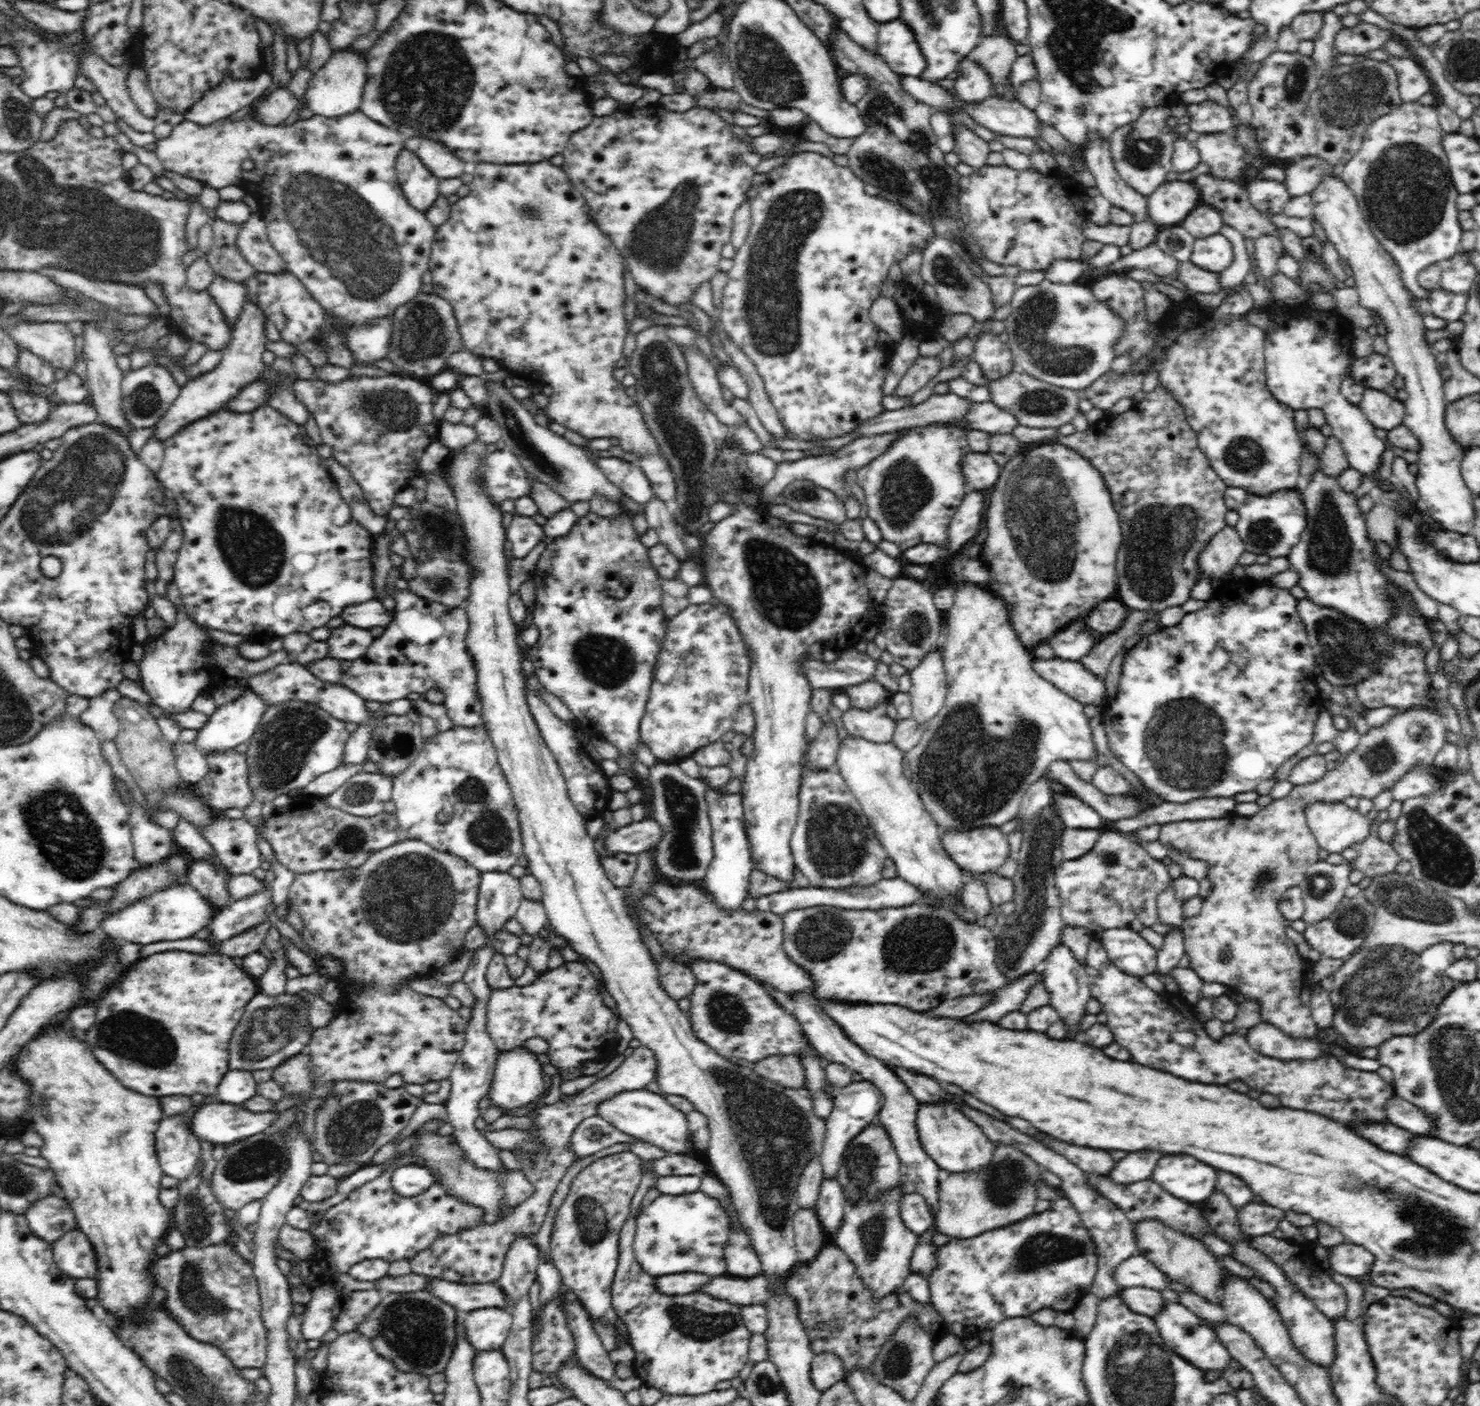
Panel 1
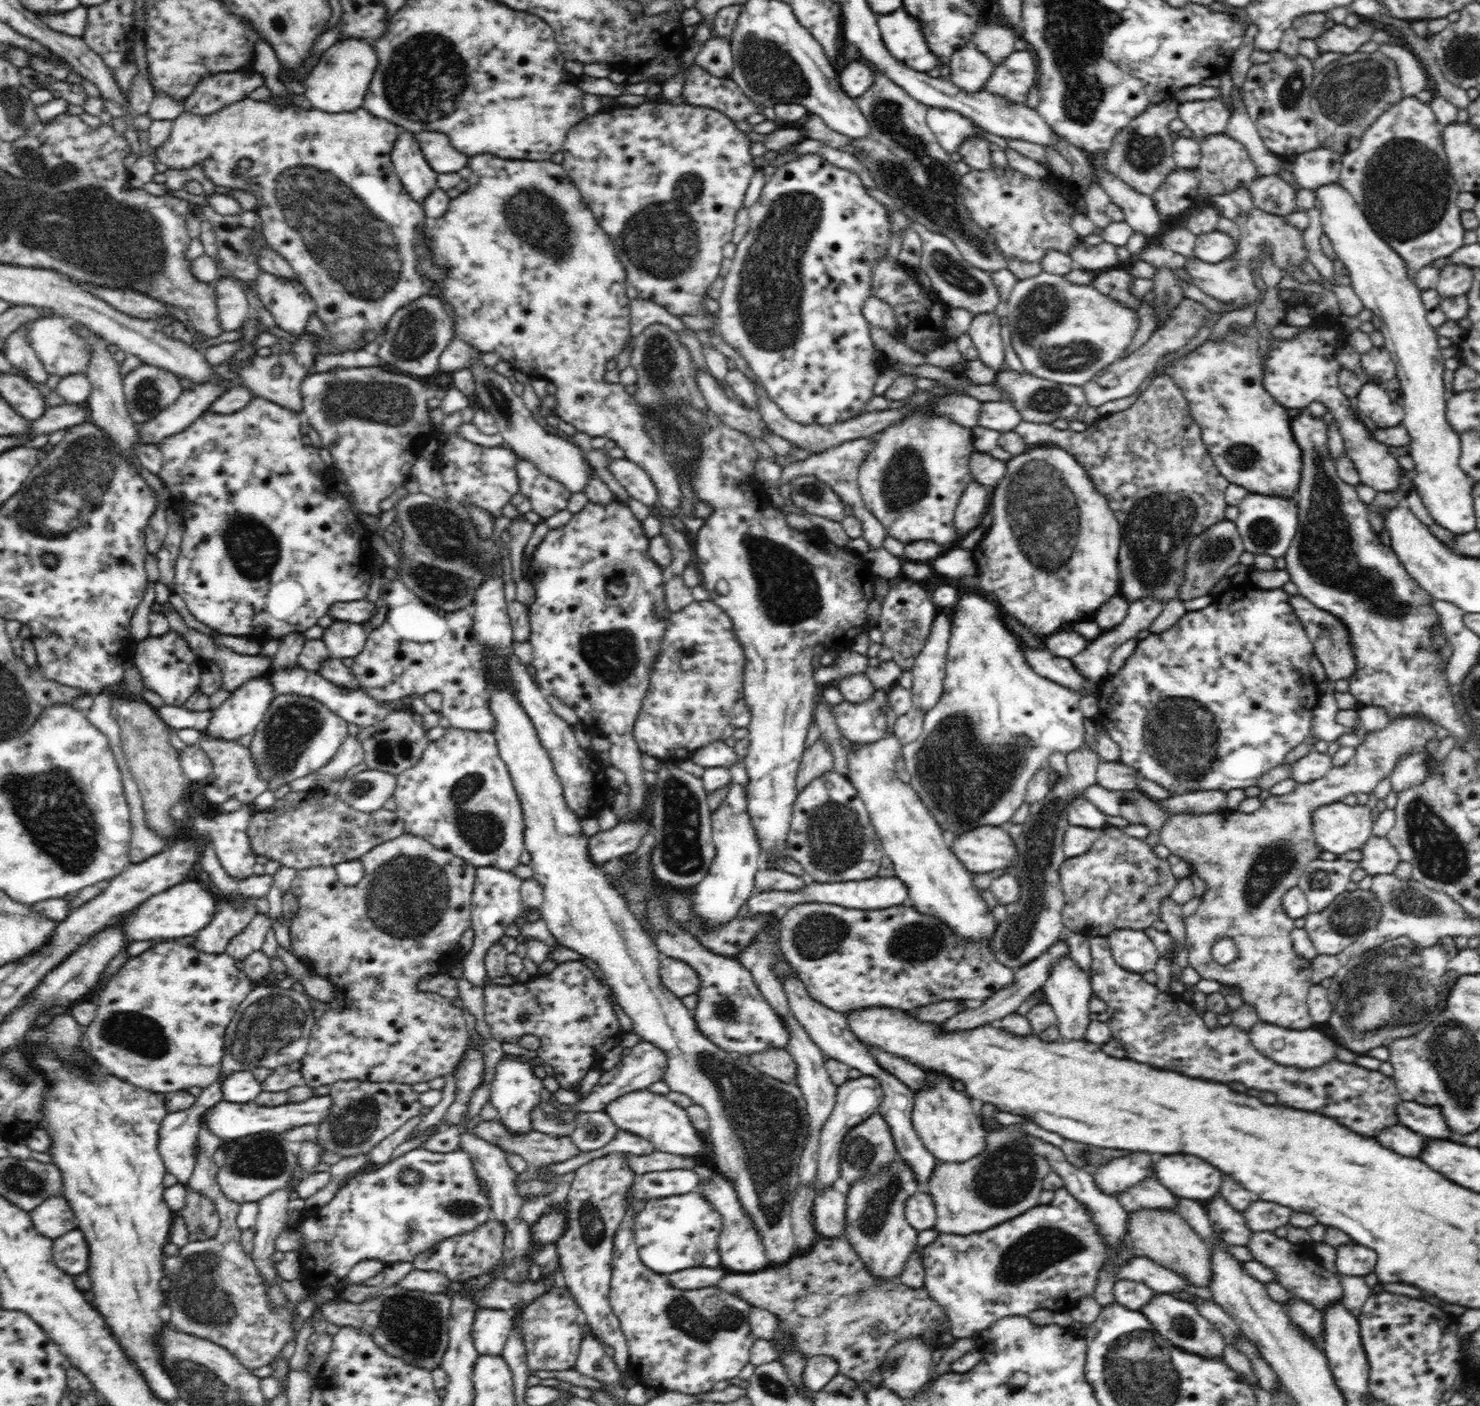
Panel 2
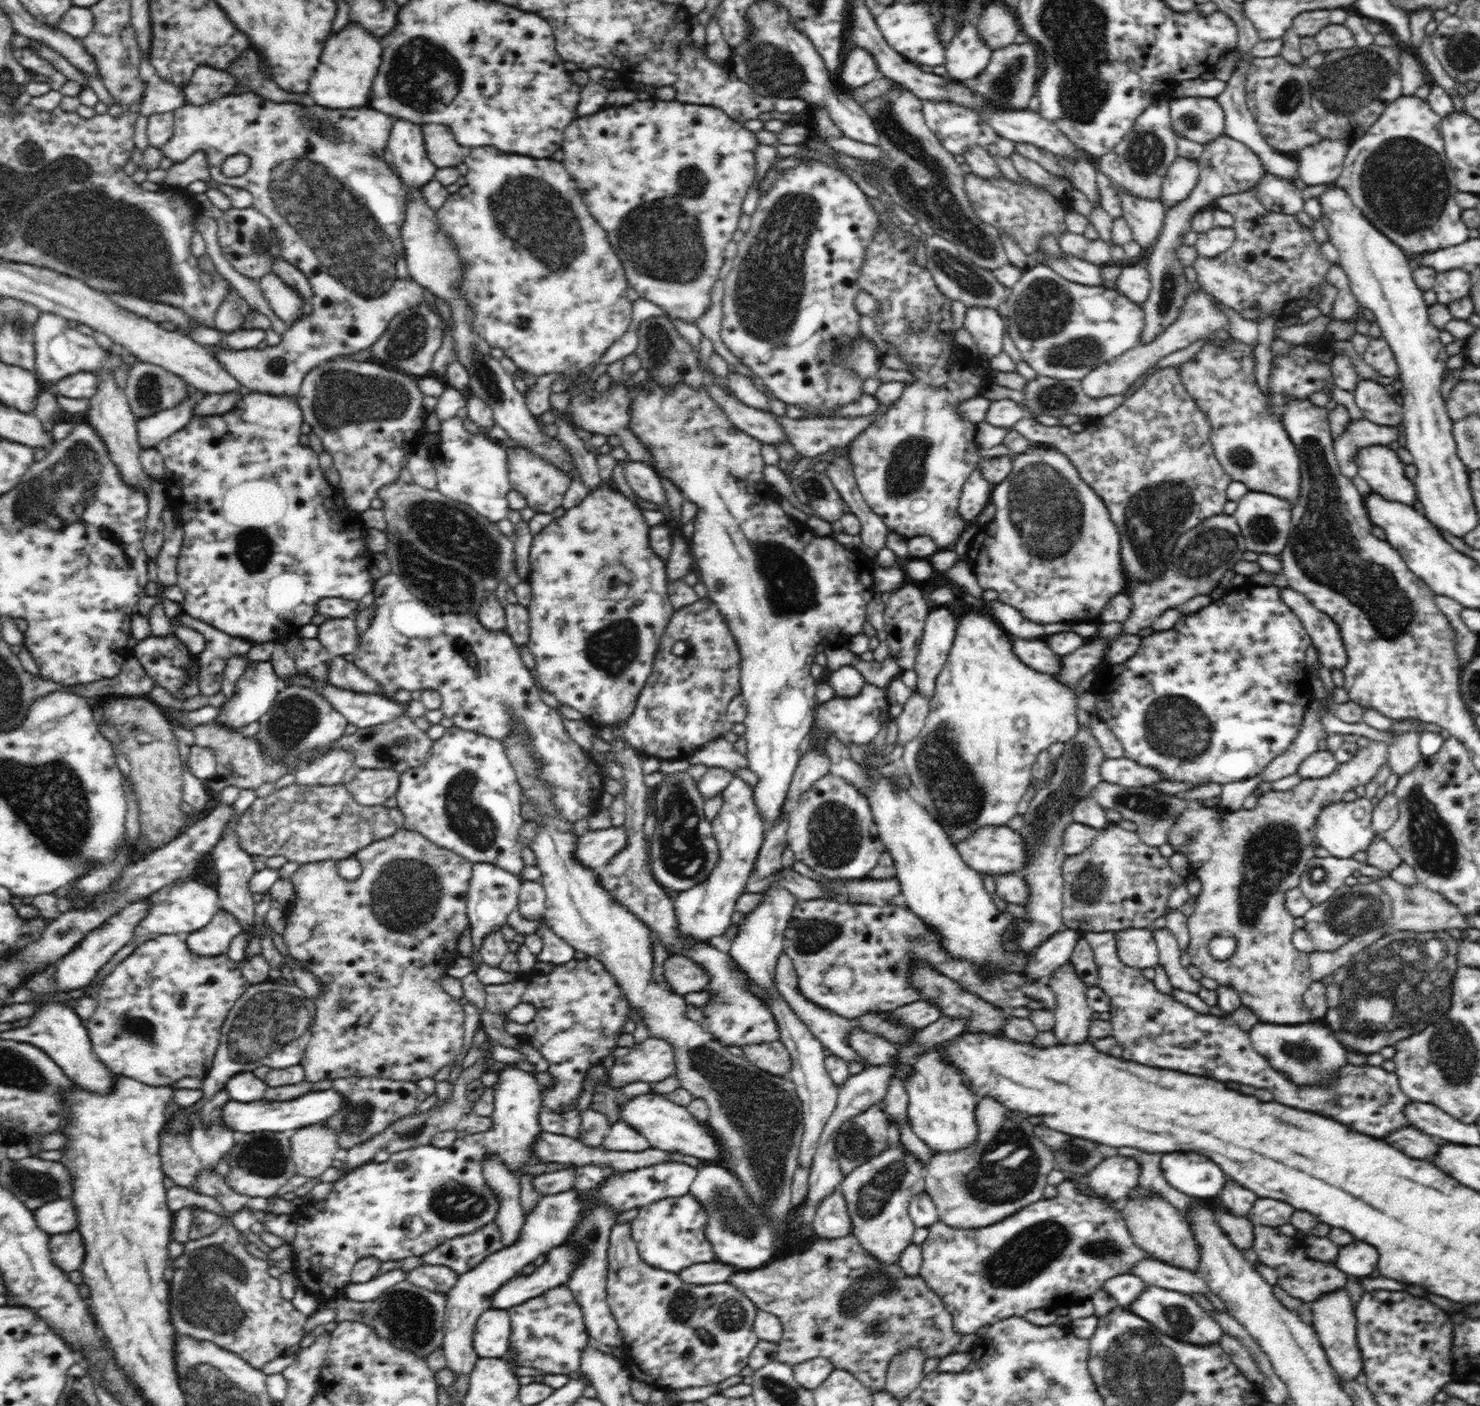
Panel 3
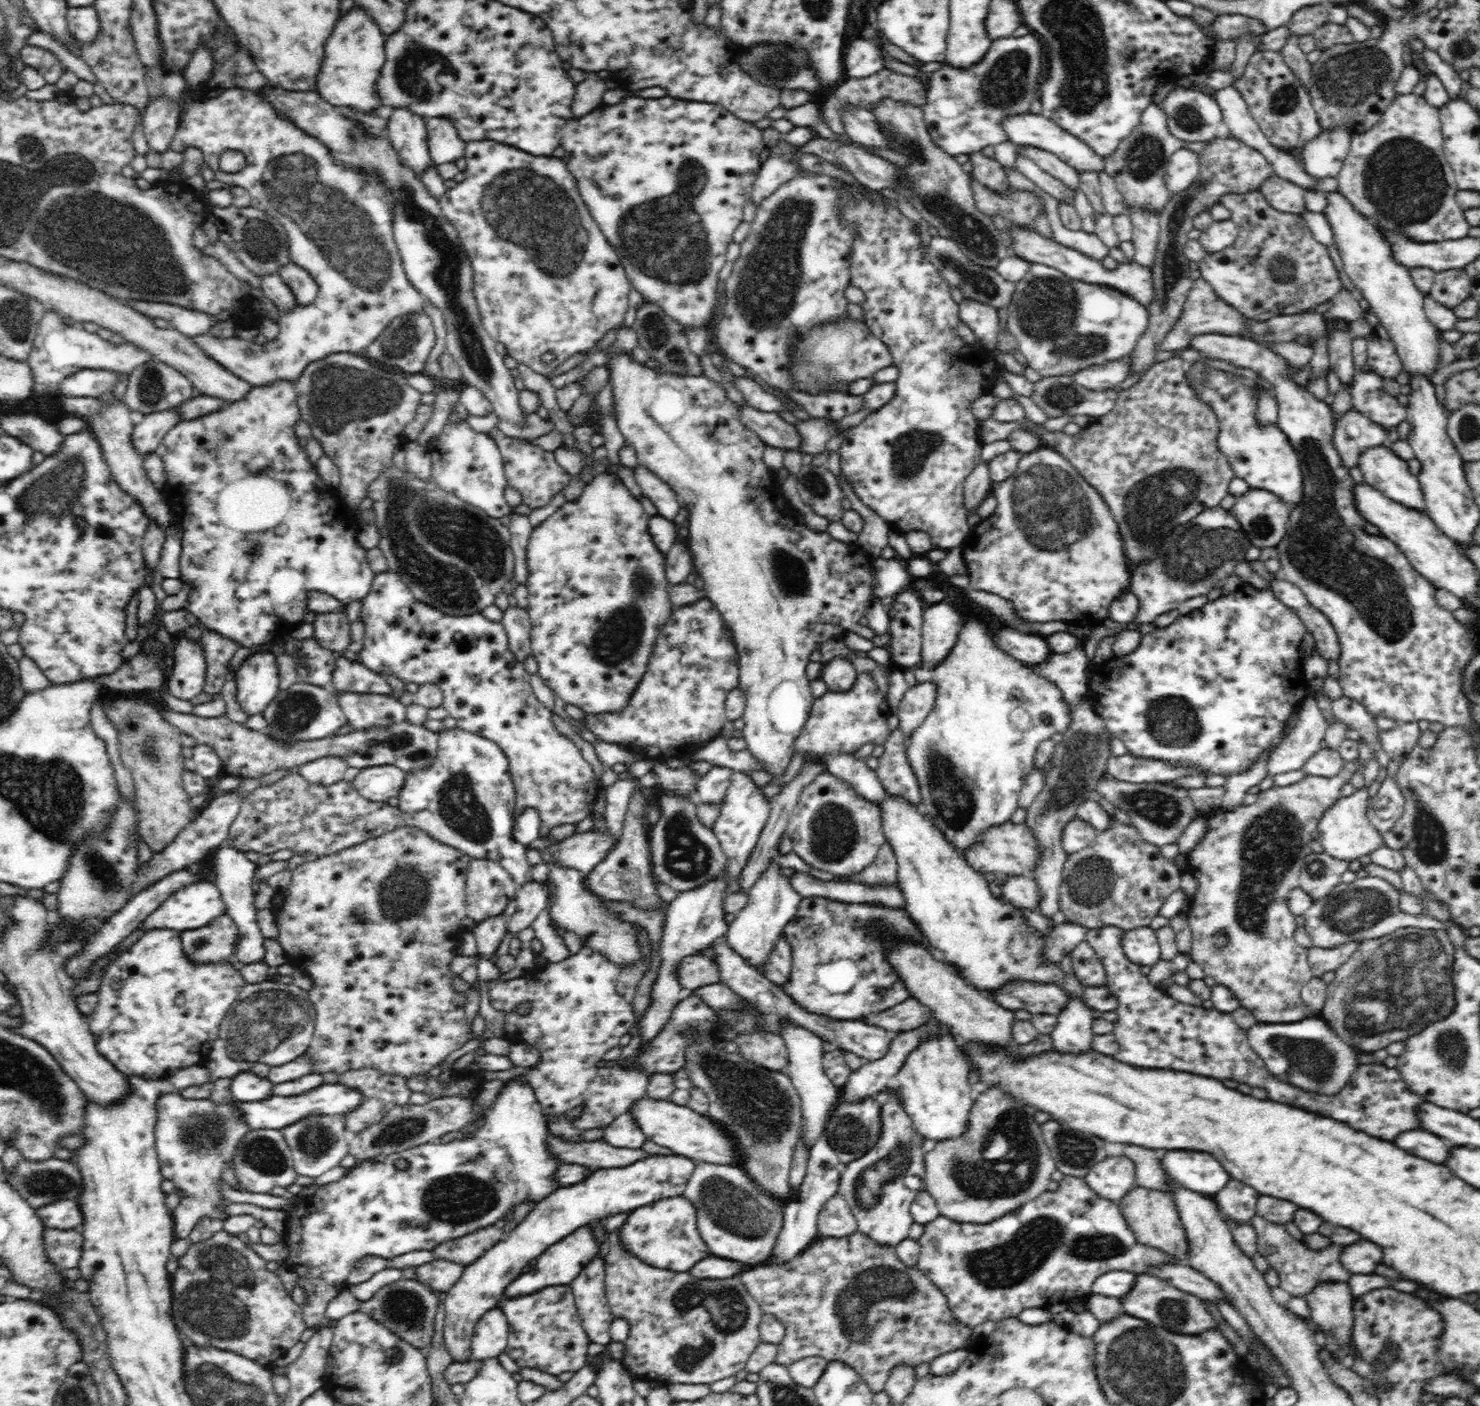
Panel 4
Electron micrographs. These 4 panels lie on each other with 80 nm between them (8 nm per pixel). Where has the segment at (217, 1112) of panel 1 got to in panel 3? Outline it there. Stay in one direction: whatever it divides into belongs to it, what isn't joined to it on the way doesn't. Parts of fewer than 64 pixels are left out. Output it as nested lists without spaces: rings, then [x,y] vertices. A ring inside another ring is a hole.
[[[334,1089],[313,1092],[290,1100],[257,1100],[255,1102],[238,1103],[234,1100],[226,1102],[222,1108],[222,1125],[235,1132],[293,1132],[303,1127],[322,1124],[338,1110],[346,1106],[346,1099]]]

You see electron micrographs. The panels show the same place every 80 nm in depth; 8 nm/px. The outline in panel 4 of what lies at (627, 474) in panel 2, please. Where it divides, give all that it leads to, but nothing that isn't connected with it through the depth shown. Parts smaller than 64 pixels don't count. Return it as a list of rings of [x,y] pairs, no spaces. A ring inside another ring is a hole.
[[[640,464],[632,469],[636,484],[640,486],[643,496],[647,496],[656,505],[657,514],[666,520],[673,520],[682,502],[670,485]]]

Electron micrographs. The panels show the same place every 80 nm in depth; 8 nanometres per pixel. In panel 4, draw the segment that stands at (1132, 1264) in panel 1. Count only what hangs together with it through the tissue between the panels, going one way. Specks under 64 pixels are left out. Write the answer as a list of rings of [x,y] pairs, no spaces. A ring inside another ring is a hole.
[[[1187,1263],[1156,1265],[1155,1267],[1148,1267],[1145,1272],[1150,1276],[1159,1276],[1160,1280],[1167,1280],[1178,1290],[1189,1292],[1203,1301],[1215,1304],[1218,1301],[1229,1303],[1223,1290],[1213,1280]]]

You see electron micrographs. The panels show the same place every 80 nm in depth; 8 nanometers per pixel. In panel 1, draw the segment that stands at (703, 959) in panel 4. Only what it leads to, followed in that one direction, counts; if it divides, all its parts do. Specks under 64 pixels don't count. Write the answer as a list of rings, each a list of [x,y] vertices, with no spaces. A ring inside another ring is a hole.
[[[665,957],[657,967],[659,983],[668,996],[674,1000],[690,996],[696,986],[696,977],[690,967]]]

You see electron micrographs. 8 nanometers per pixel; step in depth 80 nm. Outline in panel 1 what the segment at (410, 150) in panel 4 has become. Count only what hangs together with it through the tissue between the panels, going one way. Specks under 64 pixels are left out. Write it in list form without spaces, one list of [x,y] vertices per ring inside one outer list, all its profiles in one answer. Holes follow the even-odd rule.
[[[403,149],[395,167],[397,178],[408,203],[426,212],[439,198],[439,179],[434,176],[414,153]]]

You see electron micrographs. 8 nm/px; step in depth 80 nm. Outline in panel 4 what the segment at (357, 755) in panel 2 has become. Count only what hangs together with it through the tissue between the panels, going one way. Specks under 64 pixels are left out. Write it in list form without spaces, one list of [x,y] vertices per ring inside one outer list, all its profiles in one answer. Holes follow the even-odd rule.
[[[325,756],[300,765],[298,773],[312,784],[330,786],[343,780],[348,767],[346,759],[340,756]]]

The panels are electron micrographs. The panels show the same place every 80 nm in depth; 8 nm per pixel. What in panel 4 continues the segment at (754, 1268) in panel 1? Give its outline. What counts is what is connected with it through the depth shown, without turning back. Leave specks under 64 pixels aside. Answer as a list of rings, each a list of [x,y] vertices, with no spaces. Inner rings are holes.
[[[706,1162],[696,1163],[682,1195],[696,1207],[698,1231],[713,1256],[752,1267],[765,1263],[783,1226],[784,1202],[762,1192],[740,1168]]]

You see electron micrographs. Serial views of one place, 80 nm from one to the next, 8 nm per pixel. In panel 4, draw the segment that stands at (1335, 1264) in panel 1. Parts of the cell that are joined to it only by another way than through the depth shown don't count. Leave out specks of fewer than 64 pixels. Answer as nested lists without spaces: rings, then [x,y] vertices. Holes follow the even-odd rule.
[[[1360,1239],[1345,1245],[1340,1255],[1342,1266],[1351,1274],[1372,1274],[1381,1264],[1383,1250],[1375,1242]]]

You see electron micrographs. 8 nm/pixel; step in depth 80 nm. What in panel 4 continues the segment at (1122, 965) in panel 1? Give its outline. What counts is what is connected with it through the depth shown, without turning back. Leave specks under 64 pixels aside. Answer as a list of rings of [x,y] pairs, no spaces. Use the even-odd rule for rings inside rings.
[[[1140,927],[1124,931],[1122,937],[1124,954],[1140,966],[1154,966],[1160,959],[1161,948],[1151,927]]]

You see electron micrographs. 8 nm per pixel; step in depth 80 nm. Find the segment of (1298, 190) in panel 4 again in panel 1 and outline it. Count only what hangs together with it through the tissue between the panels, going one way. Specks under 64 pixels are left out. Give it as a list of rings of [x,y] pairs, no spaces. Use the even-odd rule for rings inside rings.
[[[1253,178],[1246,184],[1245,190],[1248,192],[1250,204],[1267,214],[1280,213],[1286,202],[1292,198],[1286,185],[1274,180]]]

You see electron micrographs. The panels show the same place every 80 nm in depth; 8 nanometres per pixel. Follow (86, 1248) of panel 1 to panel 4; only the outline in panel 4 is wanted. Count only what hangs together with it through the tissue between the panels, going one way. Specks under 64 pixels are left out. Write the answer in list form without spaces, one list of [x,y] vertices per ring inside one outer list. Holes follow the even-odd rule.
[[[45,1227],[44,1250],[49,1260],[61,1268],[76,1268],[82,1254],[83,1234],[80,1229],[58,1230]]]

